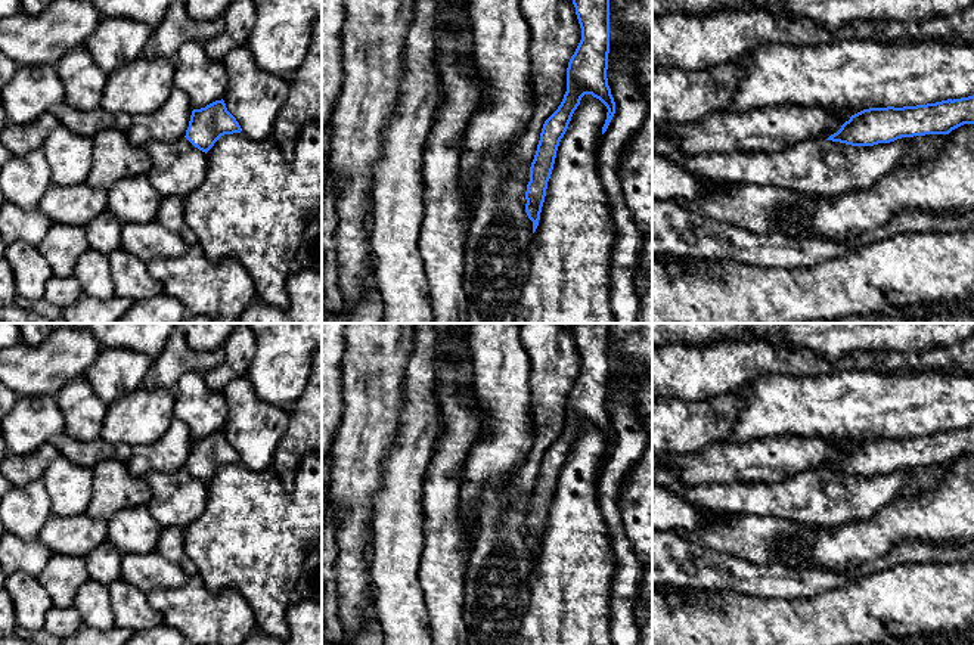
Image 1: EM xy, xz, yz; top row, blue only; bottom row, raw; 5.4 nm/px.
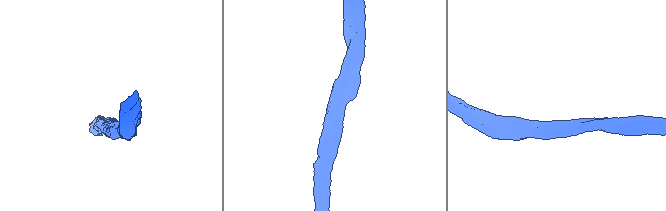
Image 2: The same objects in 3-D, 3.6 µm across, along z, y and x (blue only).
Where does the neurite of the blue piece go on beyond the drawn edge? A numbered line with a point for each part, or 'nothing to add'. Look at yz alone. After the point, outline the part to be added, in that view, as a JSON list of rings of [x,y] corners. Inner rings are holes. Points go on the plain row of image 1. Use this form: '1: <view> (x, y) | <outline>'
nothing to add

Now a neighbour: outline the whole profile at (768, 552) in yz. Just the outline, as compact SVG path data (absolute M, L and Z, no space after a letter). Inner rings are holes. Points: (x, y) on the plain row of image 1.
M732 512L725 515L725 522L708 522L691 531L677 530L676 533L692 543L741 556L751 564L782 562L794 568L807 568L810 567L809 546L819 531L828 528L794 524L776 517ZM792 537L800 542L797 555L785 552Z

